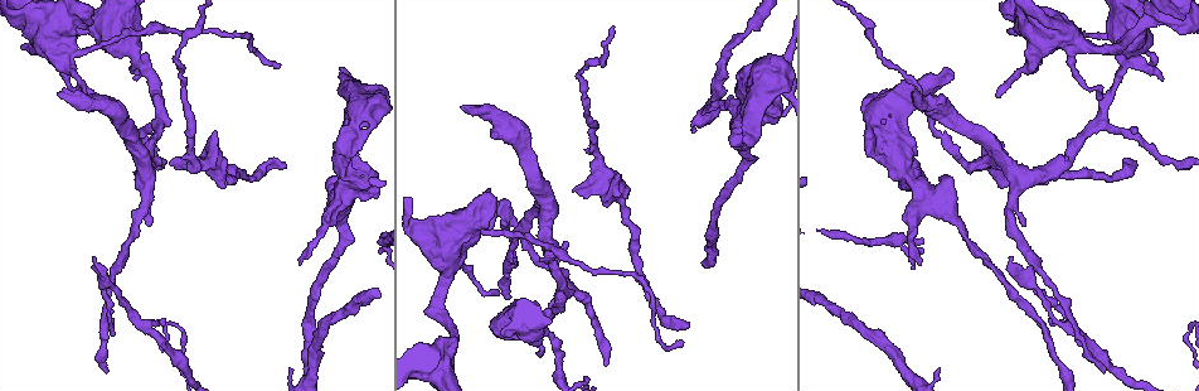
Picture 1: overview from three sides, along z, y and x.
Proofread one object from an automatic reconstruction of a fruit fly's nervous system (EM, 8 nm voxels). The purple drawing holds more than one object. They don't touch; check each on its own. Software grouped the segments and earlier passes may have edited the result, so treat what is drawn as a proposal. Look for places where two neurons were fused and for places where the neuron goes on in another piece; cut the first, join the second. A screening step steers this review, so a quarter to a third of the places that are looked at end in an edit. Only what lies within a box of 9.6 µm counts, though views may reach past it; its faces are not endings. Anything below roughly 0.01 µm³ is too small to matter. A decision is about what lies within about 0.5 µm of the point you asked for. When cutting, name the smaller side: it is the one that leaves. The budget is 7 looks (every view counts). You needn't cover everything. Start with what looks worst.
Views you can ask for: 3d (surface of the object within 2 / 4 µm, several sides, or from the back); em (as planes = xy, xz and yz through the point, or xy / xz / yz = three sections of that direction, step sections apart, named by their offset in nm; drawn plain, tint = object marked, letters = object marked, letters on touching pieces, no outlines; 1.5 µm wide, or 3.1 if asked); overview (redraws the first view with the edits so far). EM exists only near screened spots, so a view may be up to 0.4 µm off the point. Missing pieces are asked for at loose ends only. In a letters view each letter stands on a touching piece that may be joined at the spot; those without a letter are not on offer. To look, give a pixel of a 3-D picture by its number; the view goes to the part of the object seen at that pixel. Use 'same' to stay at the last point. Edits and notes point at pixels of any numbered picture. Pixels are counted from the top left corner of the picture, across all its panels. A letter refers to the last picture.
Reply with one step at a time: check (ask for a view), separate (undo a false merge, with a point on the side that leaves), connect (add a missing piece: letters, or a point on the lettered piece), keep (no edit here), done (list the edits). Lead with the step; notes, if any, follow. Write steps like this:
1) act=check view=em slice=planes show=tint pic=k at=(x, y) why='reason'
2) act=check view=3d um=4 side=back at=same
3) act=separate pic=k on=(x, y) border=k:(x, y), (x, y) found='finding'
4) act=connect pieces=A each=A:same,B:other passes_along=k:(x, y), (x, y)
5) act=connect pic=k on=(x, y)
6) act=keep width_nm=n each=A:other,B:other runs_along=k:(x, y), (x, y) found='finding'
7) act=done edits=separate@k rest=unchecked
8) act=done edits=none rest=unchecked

act=check view=em slice=yz step=4 show=tint pic=1 at=(1134, 167) why='long arm stops here'

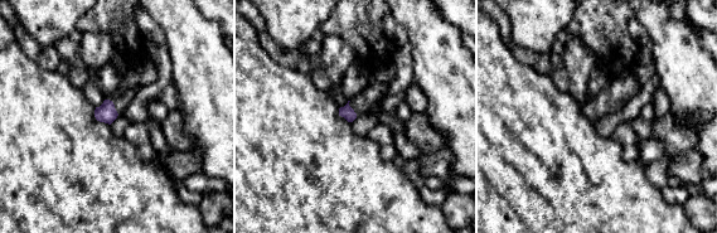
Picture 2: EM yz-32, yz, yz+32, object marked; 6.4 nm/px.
act=check view=em slice=planes show=letters at=same

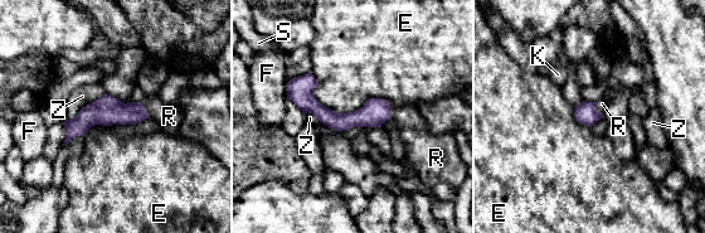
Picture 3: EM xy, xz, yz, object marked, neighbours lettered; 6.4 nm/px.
act=connect pieces=R width_nm=180 each=E:other,F:other,K:other,R:same,S:other,Z:other passes_along=3:(107, 110), (145, 110), (169, 116) found='it goes on there'

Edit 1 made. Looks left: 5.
act=check view=3d um=4 side=back pic=1 at=(1012, 257) why='tapers out'

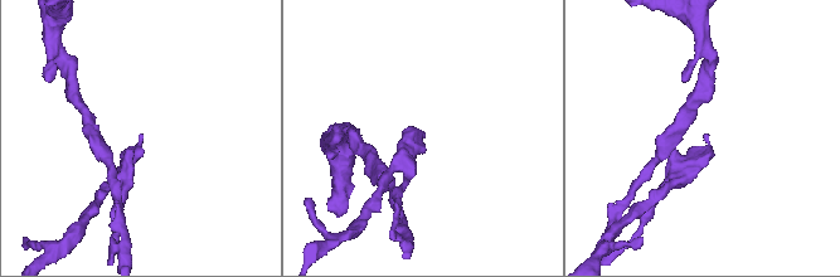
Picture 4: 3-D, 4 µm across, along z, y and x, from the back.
act=check view=em slice=planes show=letters pic=4 at=(705, 133) why='now the EM'

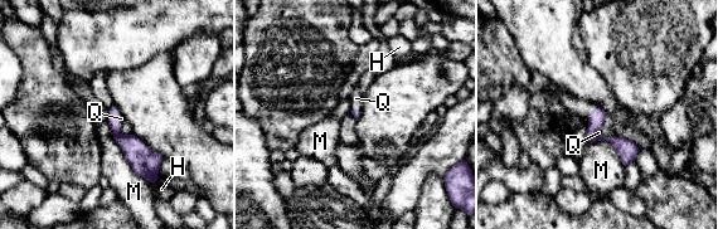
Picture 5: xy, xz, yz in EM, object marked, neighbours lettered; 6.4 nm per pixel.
act=connect pieces=Q each=H:other,M:other,Q:same passes_along=5:(596, 118), (592, 112), (585, 108) found='it goes on there'

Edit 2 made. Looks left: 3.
act=check view=overview

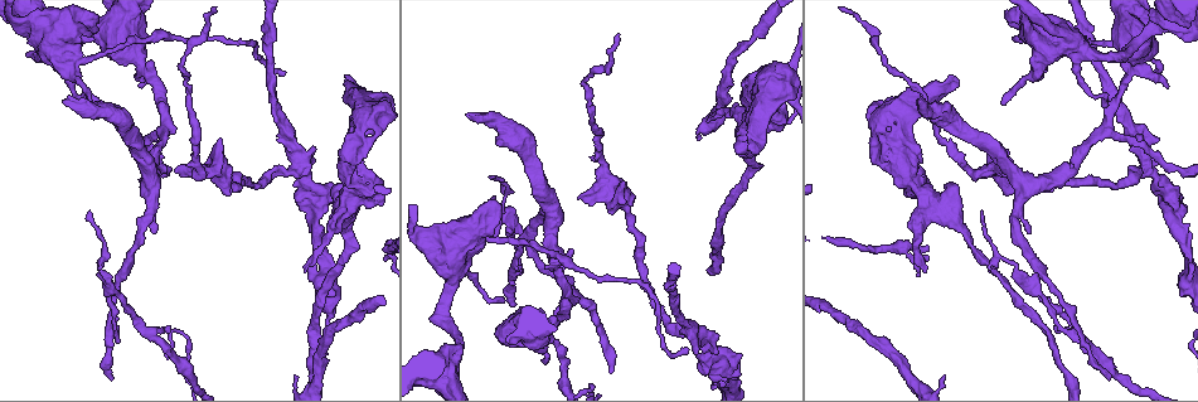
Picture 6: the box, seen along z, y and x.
act=check view=em slice=xy step=8 show=tint pic=6 at=(110, 329) why='three-way junction'

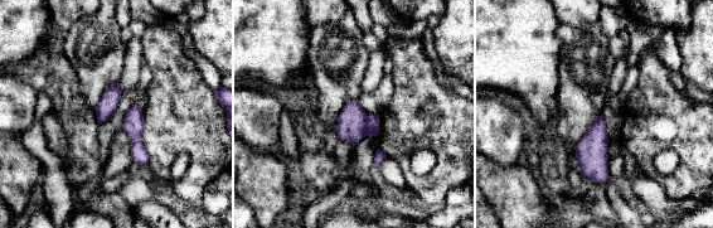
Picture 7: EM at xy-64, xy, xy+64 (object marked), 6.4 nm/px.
act=check view=em slice=planes show=letters at=same

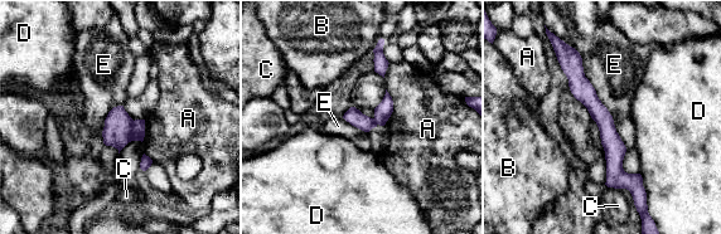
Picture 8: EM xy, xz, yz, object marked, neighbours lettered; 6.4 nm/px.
act=separate pic=8 on=(139, 125) width_nm=110 each=A:other,B:other,C:other,D:other,E:other border=8:(134, 121), (132, 140) found='a second neuron is stuck on'

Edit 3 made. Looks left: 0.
act=done edits=connect@3,connect@5,separate@8 rest=unchecked

